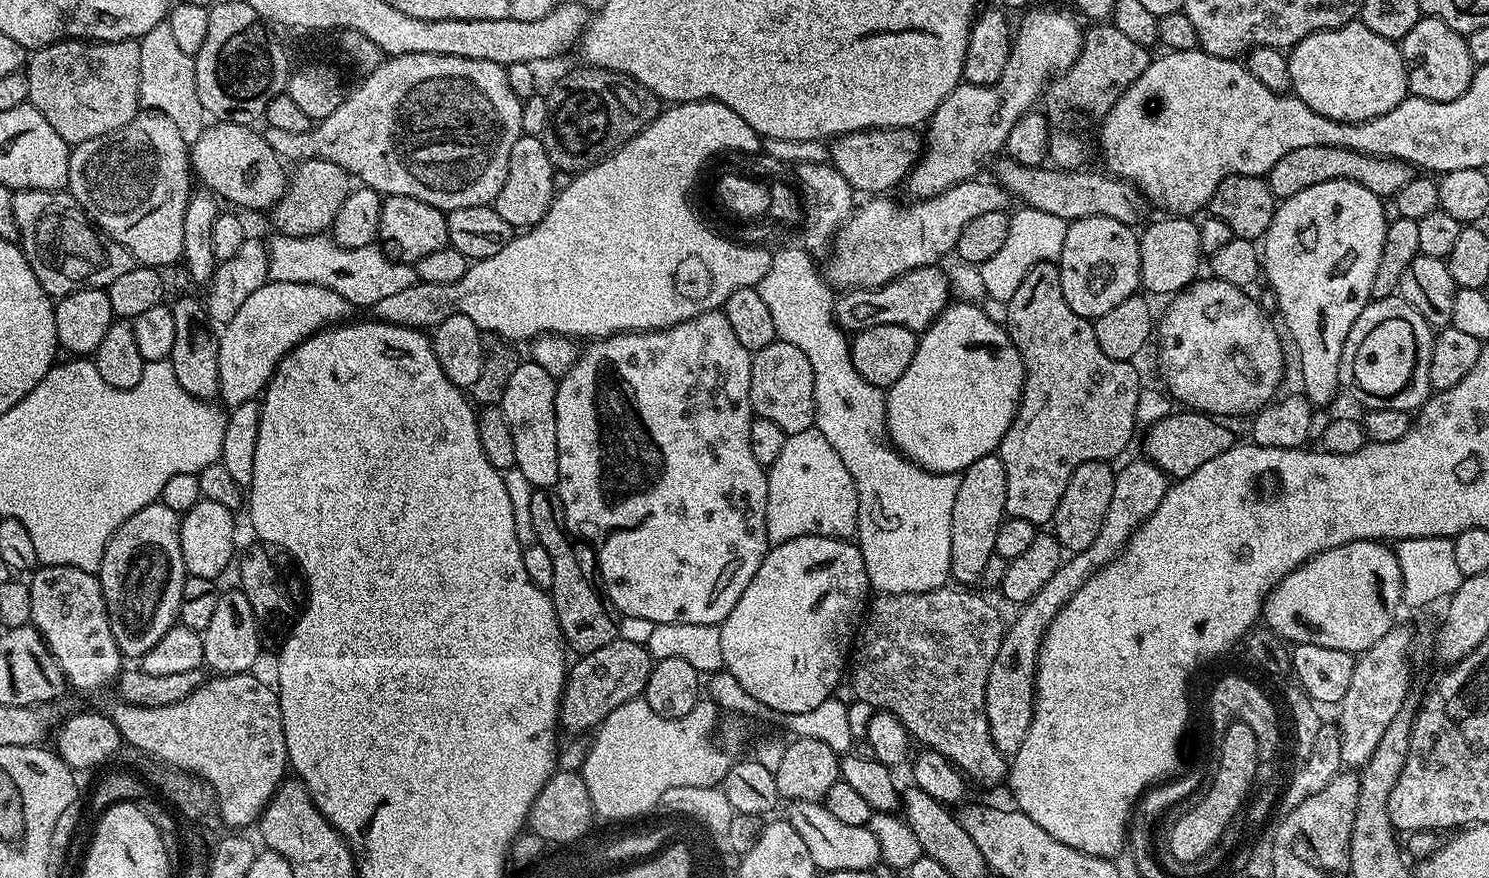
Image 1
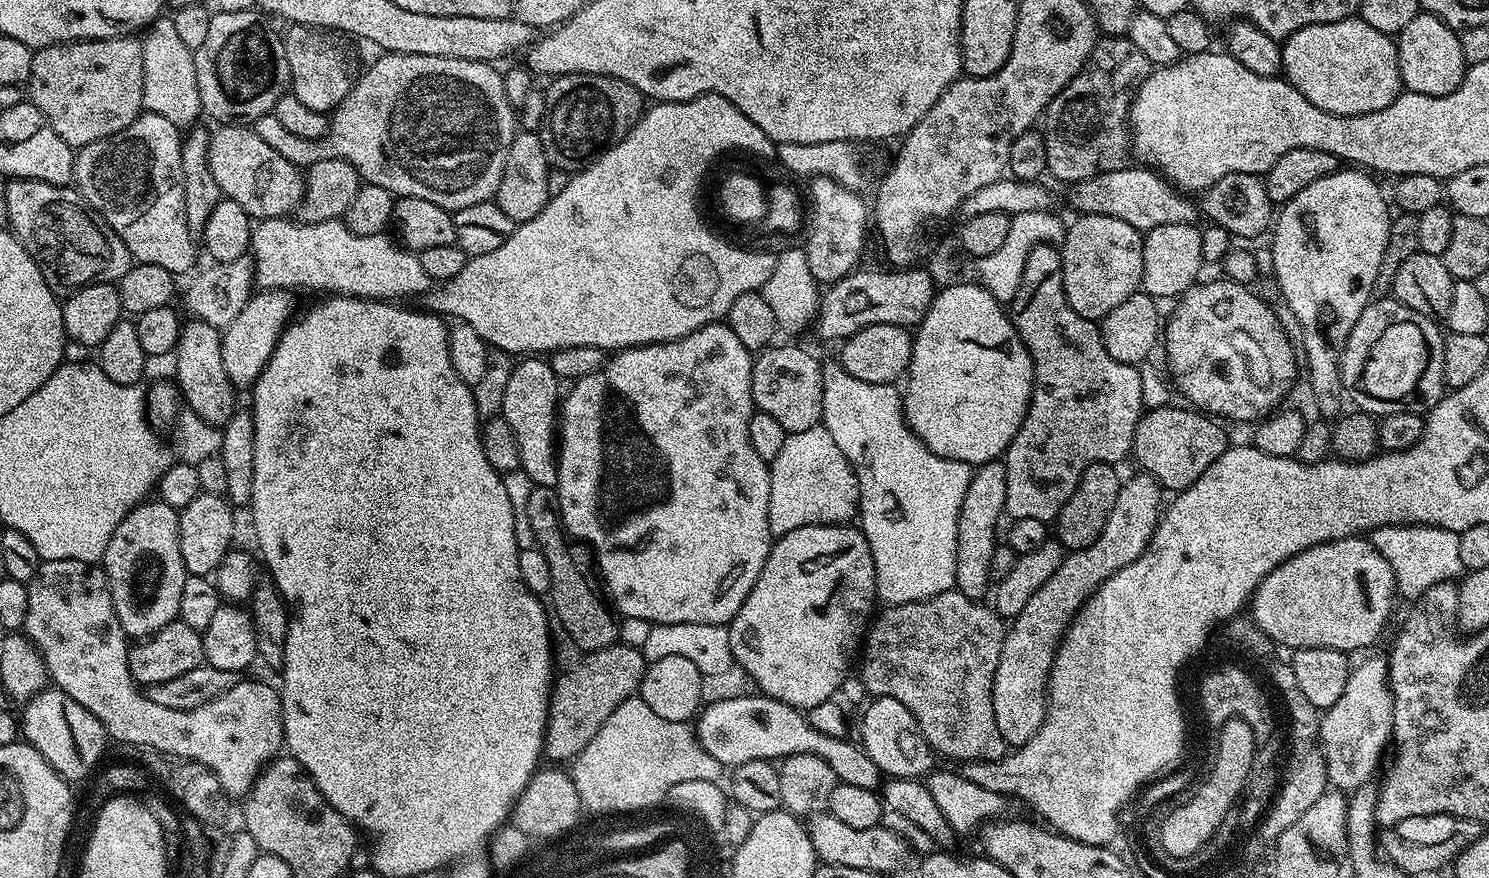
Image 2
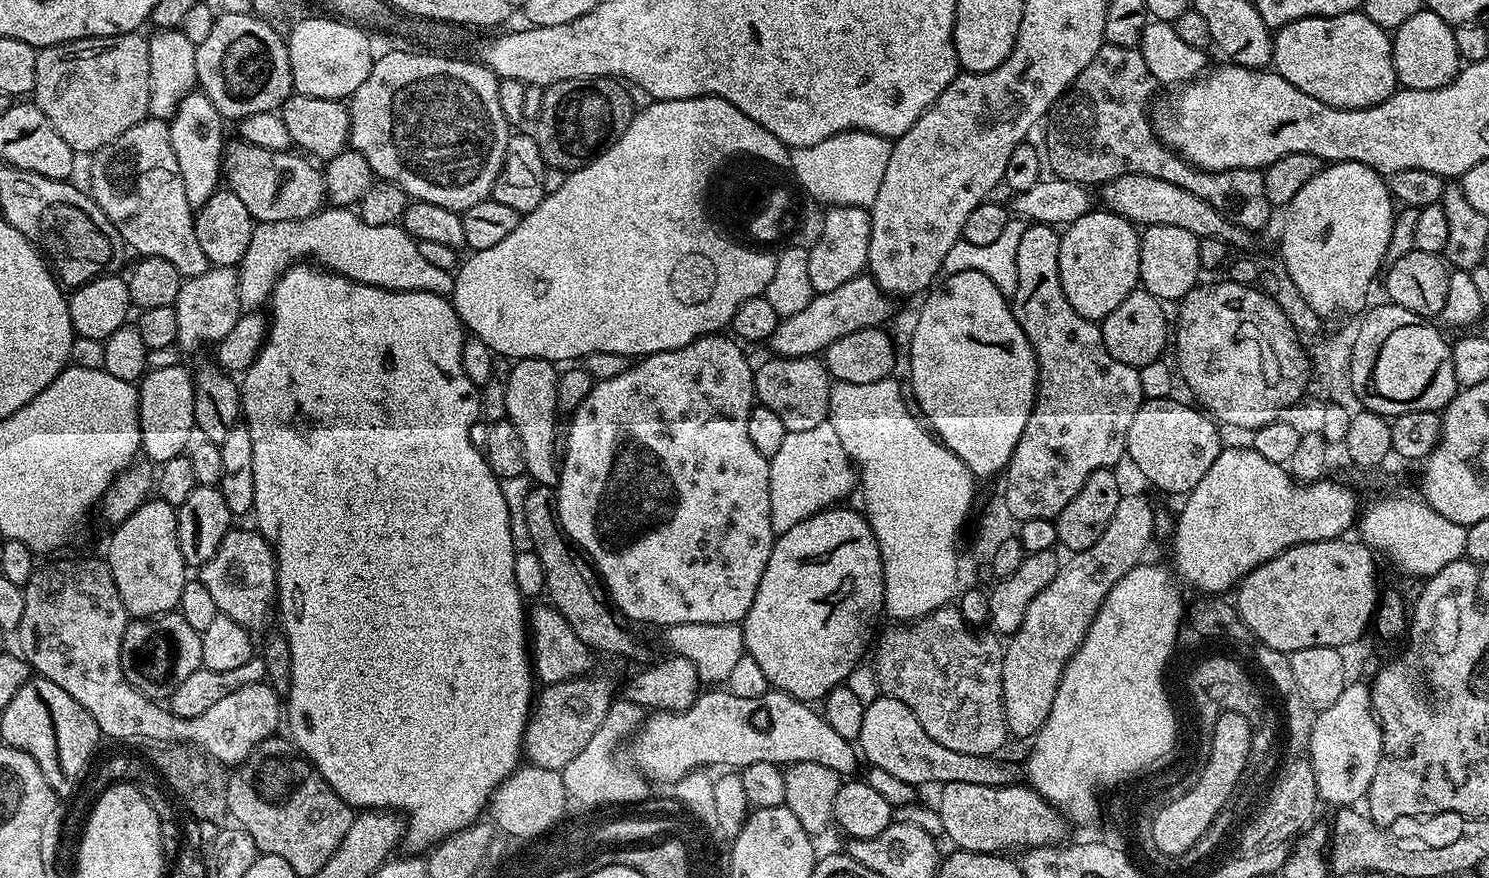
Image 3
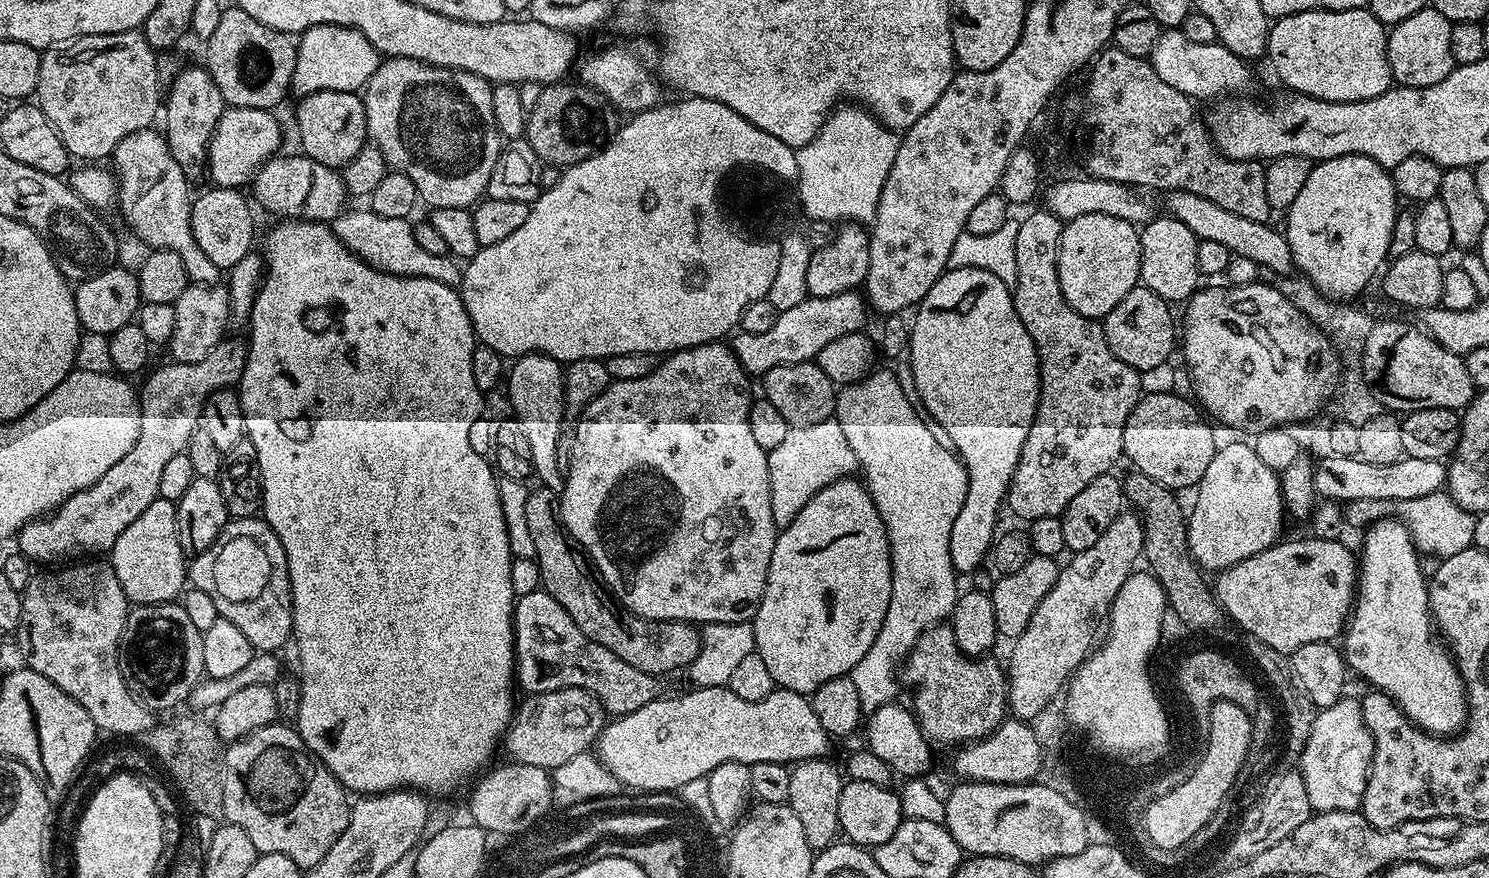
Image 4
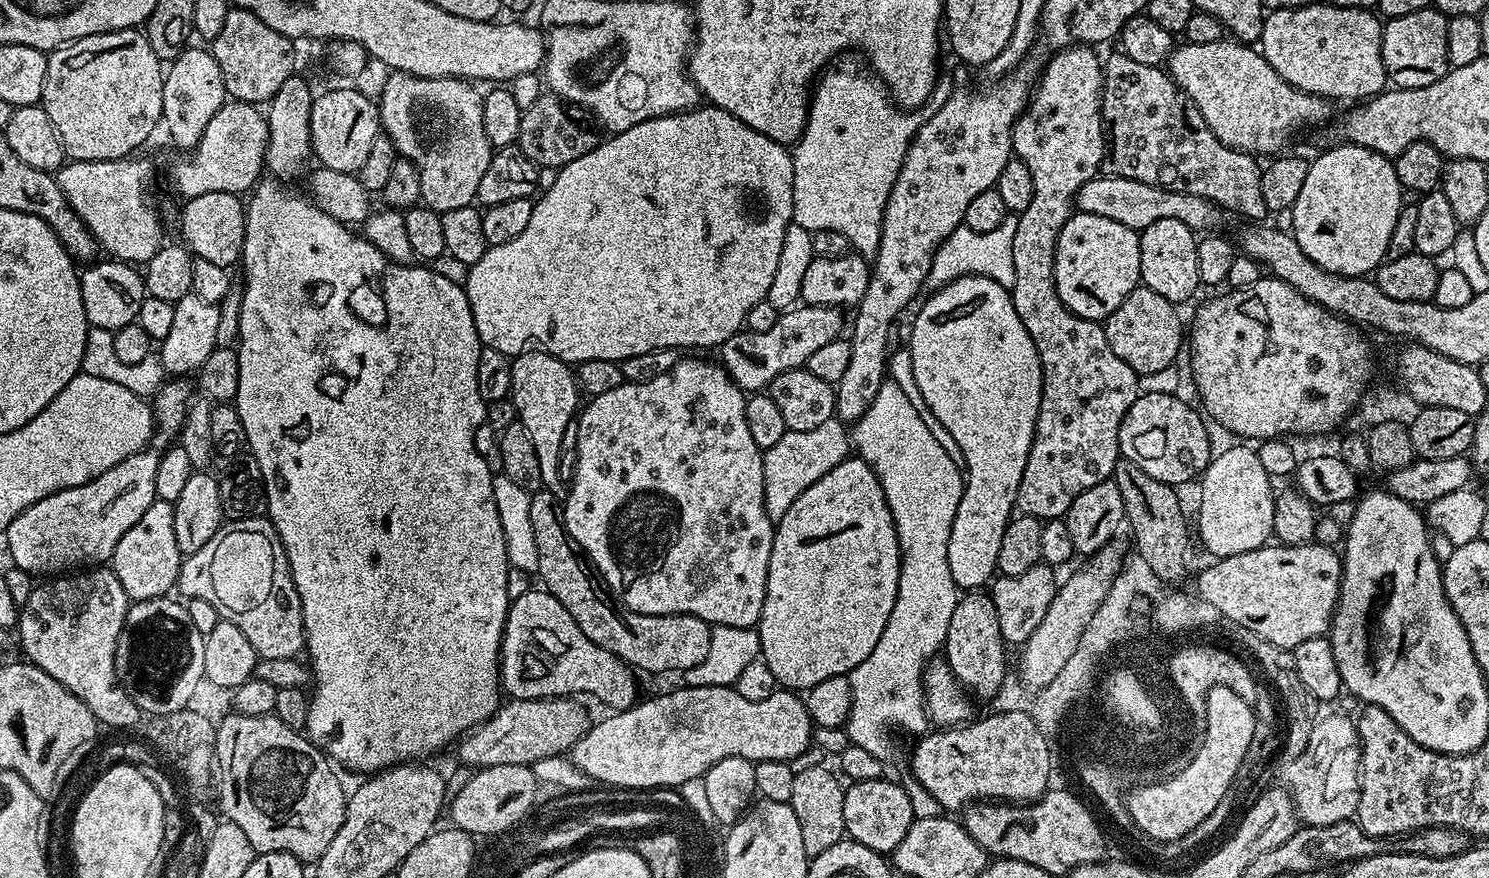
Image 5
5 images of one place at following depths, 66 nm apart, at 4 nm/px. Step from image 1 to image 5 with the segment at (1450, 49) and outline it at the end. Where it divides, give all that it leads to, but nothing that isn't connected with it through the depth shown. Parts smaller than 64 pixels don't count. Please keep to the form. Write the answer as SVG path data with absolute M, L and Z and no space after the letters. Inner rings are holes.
M1435 6L1385 19L1382 24L1385 77L1398 88L1421 88L1430 86L1430 82L1438 82L1438 78L1447 74L1450 67L1446 54L1447 25L1448 17Z

